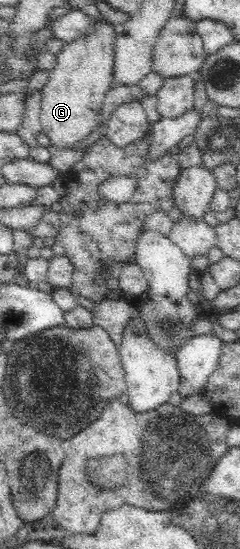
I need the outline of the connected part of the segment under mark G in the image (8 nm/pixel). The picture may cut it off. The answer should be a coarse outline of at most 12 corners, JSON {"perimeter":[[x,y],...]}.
{"perimeter":[[92,19],[41,88],[41,130],[71,149],[114,78],[114,27]]}

